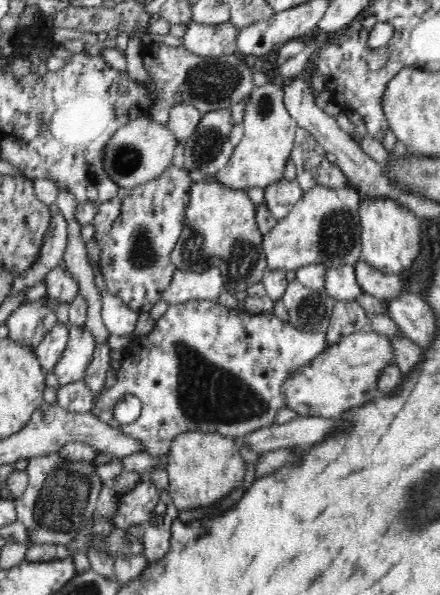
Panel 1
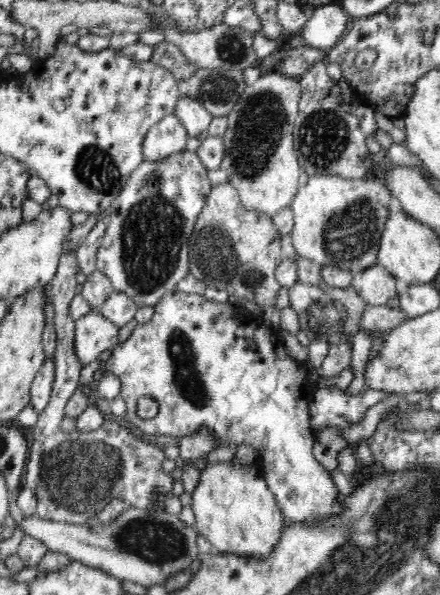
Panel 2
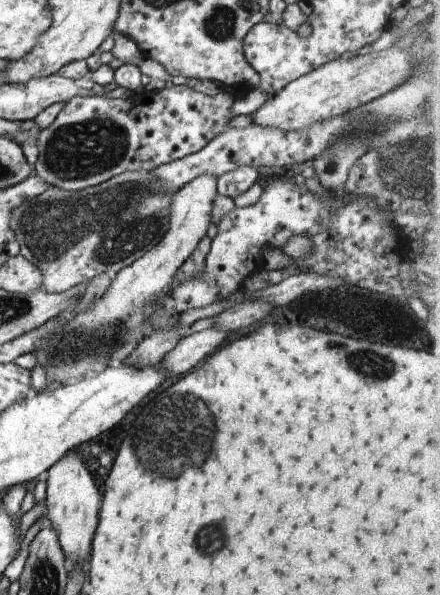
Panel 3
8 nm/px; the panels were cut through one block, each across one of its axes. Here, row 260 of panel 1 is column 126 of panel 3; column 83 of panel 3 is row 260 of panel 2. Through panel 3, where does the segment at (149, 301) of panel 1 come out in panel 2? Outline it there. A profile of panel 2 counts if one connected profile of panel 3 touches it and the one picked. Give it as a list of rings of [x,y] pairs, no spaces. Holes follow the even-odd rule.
[[[184,149],[183,151],[174,153],[167,156],[165,159],[159,161],[142,161],[142,164],[130,174],[126,186],[122,188],[120,194],[114,199],[114,202],[107,208],[108,215],[107,229],[105,230],[105,236],[102,240],[102,244],[97,252],[97,259],[95,265],[98,271],[102,271],[110,282],[114,291],[126,293],[130,298],[136,301],[138,306],[155,306],[155,304],[166,293],[172,293],[177,289],[177,284],[189,273],[189,260],[190,260],[190,236],[193,236],[194,226],[204,208],[204,204],[207,200],[208,194],[211,192],[210,179],[208,179],[208,169],[202,164],[200,157],[195,152]]]

